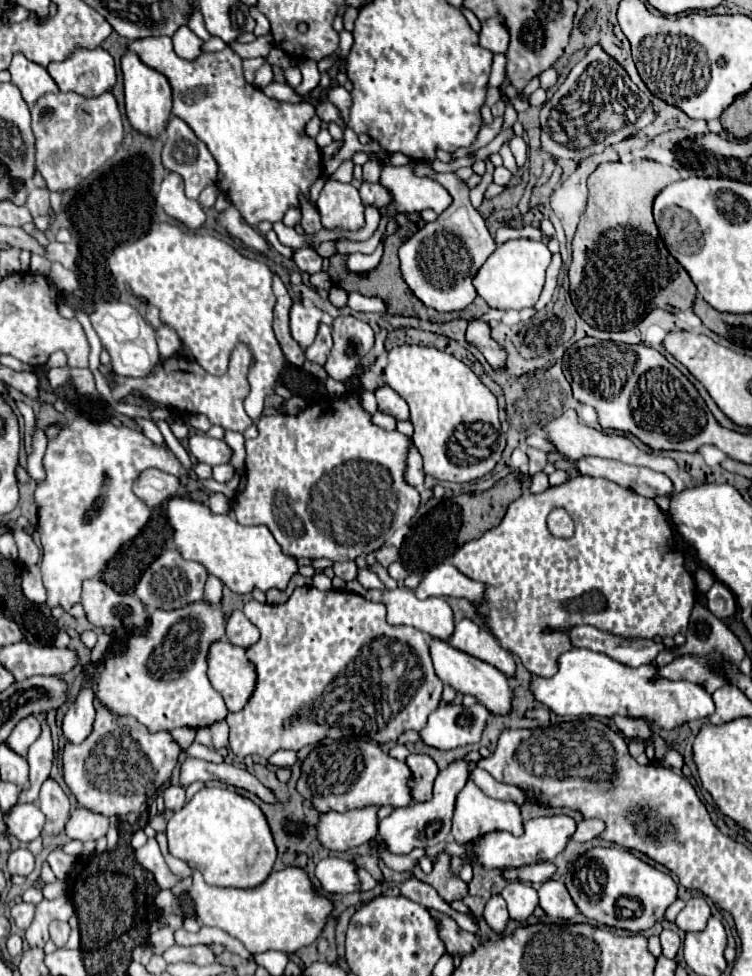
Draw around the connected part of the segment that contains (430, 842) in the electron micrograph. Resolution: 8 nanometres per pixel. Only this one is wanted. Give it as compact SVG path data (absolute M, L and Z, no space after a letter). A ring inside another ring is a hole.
M451 762L445 770L439 772L435 780L435 796L429 802L413 802L407 808L395 808L387 818L379 820L377 836L369 842L373 850L385 846L391 854L409 854L415 848L429 848L439 842L445 842L447 834L451 832L451 818L457 804L457 794L467 784L467 762Z

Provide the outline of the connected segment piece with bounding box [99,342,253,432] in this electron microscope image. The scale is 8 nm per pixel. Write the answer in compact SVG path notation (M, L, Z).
M239 342L235 346L235 350L231 352L229 368L223 376L213 376L207 370L203 370L197 360L187 360L181 356L171 356L169 360L161 358L157 362L157 366L145 378L119 376L111 370L111 364L101 364L99 370L105 376L115 400L121 400L131 392L139 392L159 406L165 406L165 408L171 408L177 412L187 412L187 414L204 414L209 418L211 424L219 424L225 430L243 432L245 428L249 428L253 424L251 418L243 410L243 400L249 394L247 372L249 372L251 362L253 362L253 354L251 354L249 346Z

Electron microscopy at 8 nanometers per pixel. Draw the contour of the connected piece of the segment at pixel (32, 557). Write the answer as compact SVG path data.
M15 530L15 540L17 540L17 548L19 548L19 560L25 564L37 564L39 562L39 548L35 546L31 534L27 534L25 530Z

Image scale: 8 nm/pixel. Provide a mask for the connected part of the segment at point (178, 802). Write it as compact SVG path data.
M169 784L163 788L163 800L165 808L169 810L181 810L185 804L185 788L179 784Z

